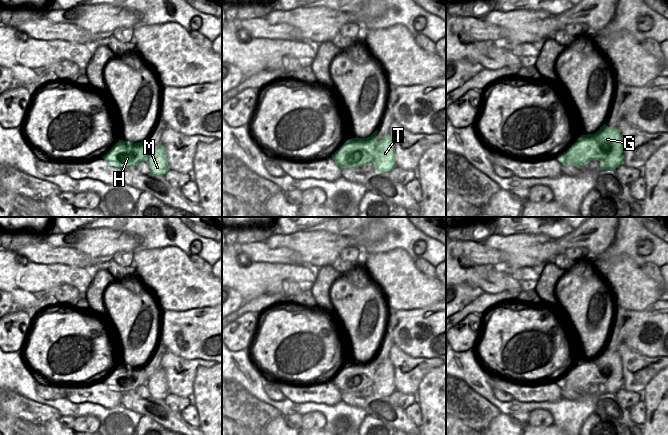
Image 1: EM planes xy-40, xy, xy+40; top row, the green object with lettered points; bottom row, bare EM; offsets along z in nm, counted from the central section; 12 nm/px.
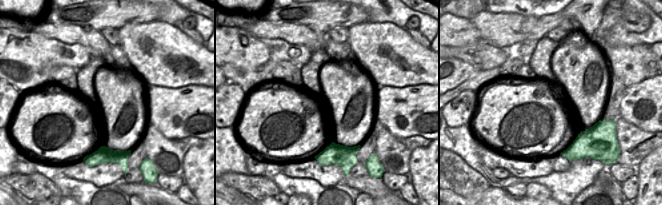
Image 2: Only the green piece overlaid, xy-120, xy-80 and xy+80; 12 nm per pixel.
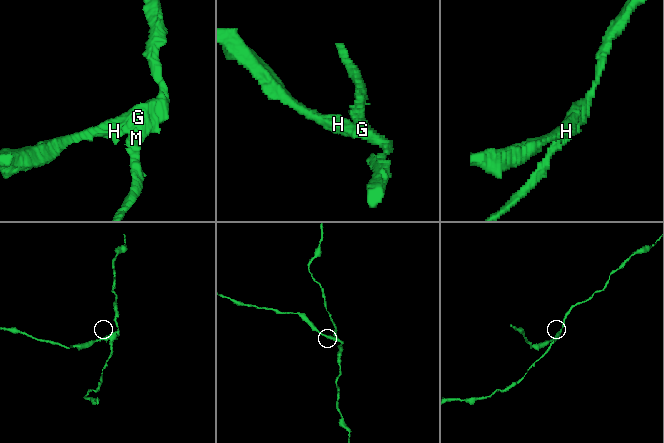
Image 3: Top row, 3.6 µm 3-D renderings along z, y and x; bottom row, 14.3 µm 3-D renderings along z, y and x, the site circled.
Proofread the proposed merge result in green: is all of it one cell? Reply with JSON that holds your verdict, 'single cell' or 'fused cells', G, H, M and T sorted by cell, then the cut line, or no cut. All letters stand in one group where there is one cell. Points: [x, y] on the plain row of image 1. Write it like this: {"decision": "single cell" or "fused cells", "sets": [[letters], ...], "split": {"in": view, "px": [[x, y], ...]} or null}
{"decision": "fused cells", "sets": [["G", "M", "T"], ["H"]], "split": {"in": "xy", "px": [[360, 362], [369, 367], [368, 373], [371, 376], [373, 385]]}}

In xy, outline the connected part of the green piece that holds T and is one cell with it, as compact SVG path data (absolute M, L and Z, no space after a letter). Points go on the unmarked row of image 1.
M378 354L370 361L361 362L363 366L369 366L368 376L372 376L375 394L378 396L391 396L396 390L395 372L390 358L385 359L379 365L376 364Z

